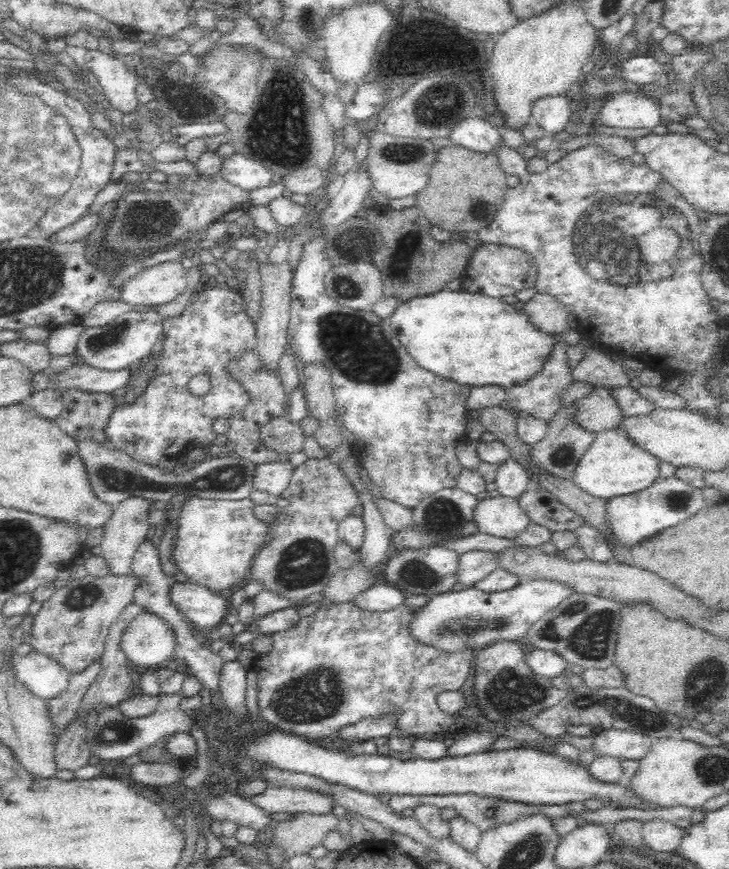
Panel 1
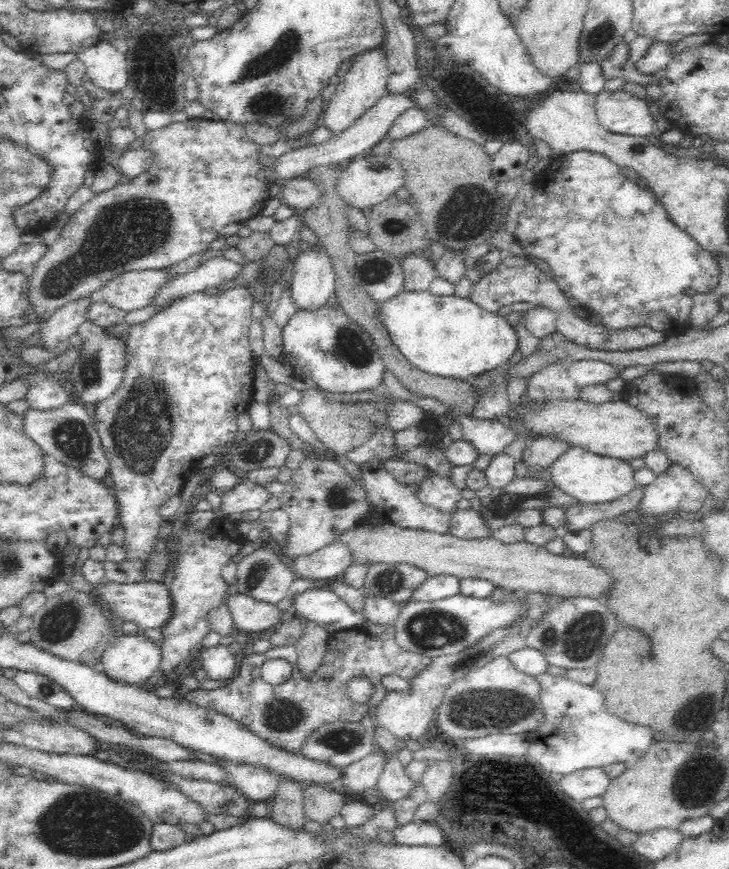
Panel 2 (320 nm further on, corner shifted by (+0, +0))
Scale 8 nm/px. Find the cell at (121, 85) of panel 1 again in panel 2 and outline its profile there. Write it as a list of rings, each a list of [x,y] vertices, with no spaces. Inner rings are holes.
[[[100,40],[94,46],[78,53],[78,59],[84,63],[92,85],[108,92],[120,94],[128,85],[128,68],[125,54],[113,45]]]

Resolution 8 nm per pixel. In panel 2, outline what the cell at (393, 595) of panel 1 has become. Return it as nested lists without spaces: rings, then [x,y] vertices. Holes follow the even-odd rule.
[[[310,588],[295,594],[291,615],[314,621],[328,632],[340,629],[362,628],[366,614],[352,610],[334,592]]]

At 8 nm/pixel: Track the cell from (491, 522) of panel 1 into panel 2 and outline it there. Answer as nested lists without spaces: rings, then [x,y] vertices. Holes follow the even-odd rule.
[[[458,509],[452,516],[449,532],[458,538],[484,539],[493,537],[493,530],[479,510]]]

